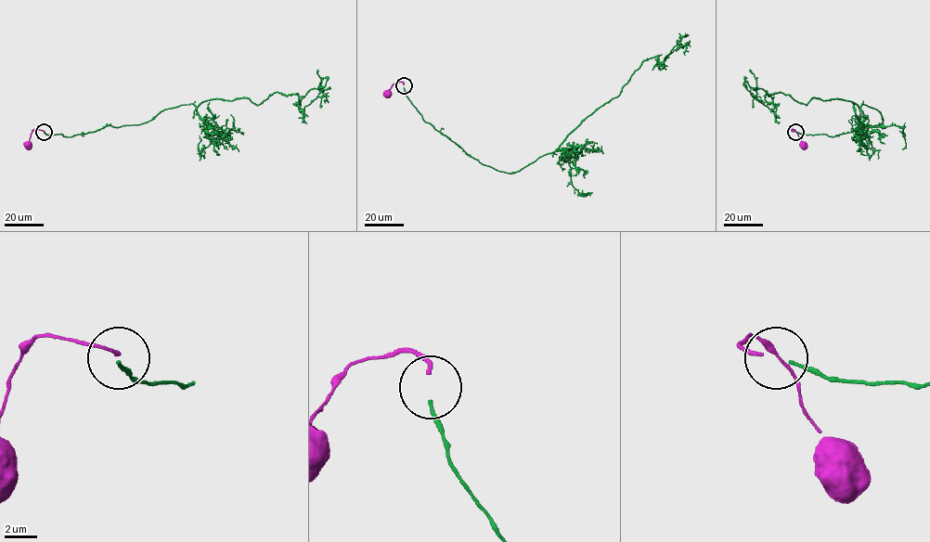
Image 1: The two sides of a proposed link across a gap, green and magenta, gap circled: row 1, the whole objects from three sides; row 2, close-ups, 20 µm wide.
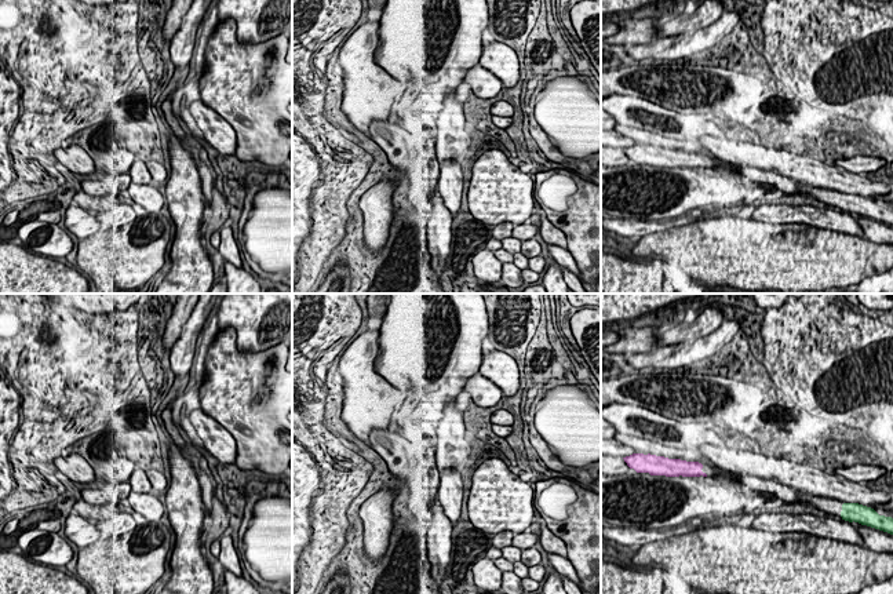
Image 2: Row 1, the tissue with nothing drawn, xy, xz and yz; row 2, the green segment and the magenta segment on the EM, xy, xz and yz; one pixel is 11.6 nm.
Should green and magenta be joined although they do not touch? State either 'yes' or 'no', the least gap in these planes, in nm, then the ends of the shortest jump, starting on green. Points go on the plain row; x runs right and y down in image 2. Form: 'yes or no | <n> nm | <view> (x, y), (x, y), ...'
yes | 1600 nm | yz (842, 196), (706, 167)

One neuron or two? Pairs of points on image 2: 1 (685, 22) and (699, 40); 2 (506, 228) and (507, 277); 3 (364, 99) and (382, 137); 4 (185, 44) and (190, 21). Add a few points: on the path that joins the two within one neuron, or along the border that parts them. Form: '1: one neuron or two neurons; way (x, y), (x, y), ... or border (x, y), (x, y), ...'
1: two neurons; border (722, 14), (698, 31)
2: one neuron; way (507, 240), (509, 265)
3: two neurons; border (386, 119), (374, 120), (370, 124), (371, 138)
4: one neuron; way (185, 39), (189, 26)

